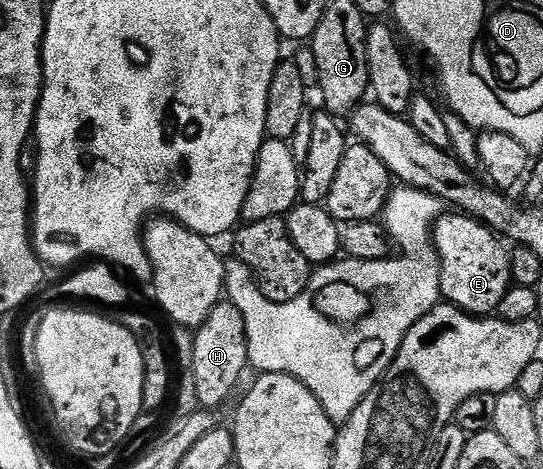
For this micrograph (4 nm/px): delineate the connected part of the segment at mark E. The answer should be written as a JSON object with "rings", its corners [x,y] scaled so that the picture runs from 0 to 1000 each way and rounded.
{"rings":[[[820,450],[797,480],[797,525],[805,529],[805,550],[812,563],[812,631],[825,648],[869,667],[875,676],[899,676],[913,670],[926,629],[945,608],[939,533],[923,525],[924,507],[899,480],[886,478],[877,463],[866,463],[847,450]]]}

